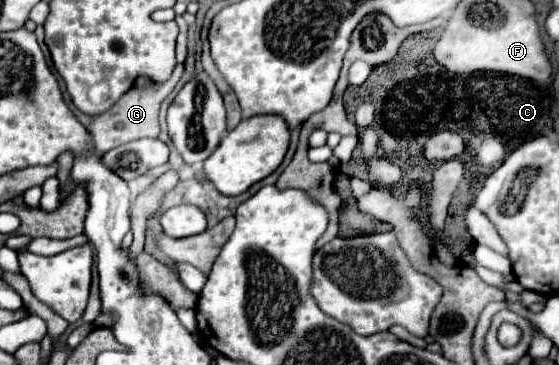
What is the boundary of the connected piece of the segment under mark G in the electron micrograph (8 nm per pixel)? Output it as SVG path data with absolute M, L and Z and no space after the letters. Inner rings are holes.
M171 74L169 80L165 82L155 82L151 80L151 88L131 88L129 92L125 92L125 96L111 108L107 110L103 116L87 116L83 112L79 112L67 98L67 104L71 108L71 112L79 118L79 122L83 126L89 128L91 140L93 140L93 152L97 156L103 156L105 152L109 152L111 148L117 148L121 144L127 144L131 140L139 140L139 138L157 138L159 136L159 104L161 100L175 88L175 84L181 80L183 74Z

